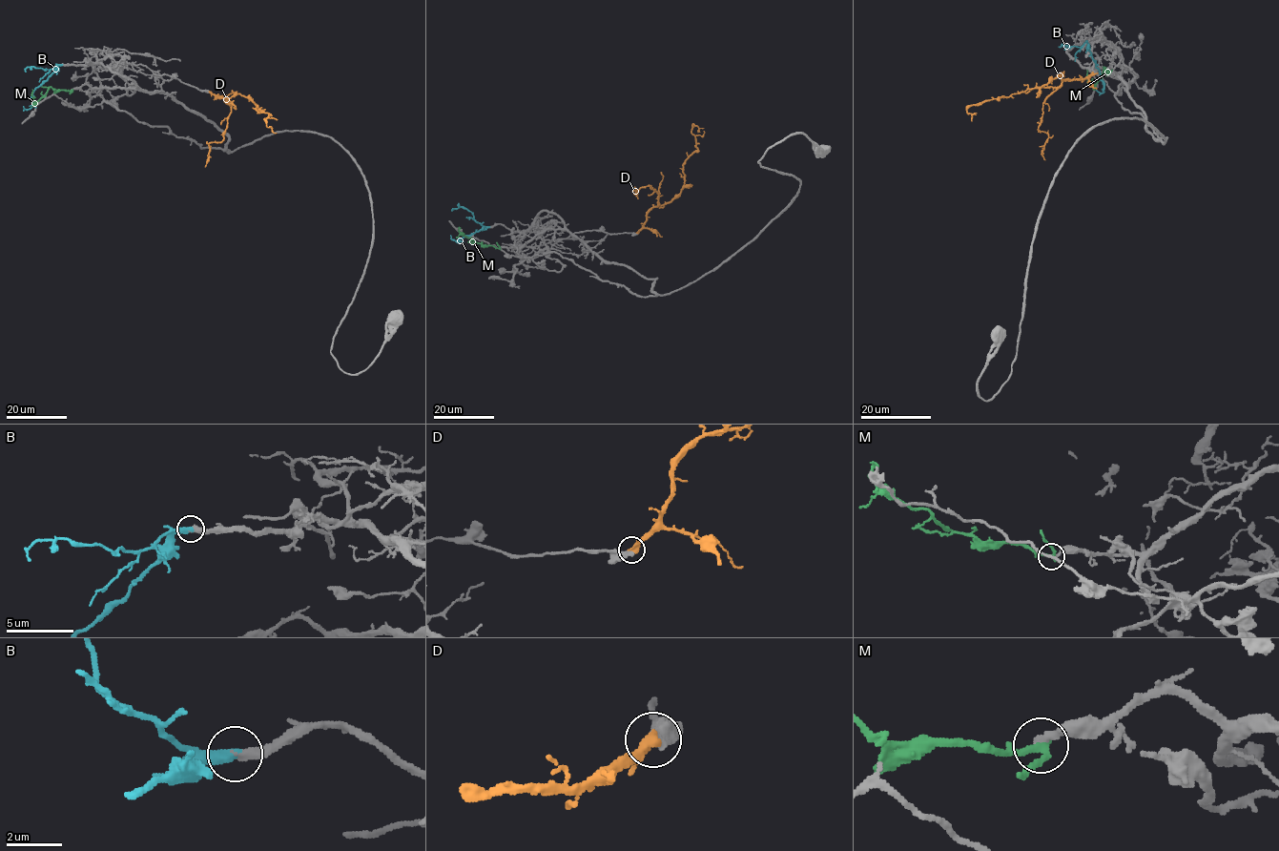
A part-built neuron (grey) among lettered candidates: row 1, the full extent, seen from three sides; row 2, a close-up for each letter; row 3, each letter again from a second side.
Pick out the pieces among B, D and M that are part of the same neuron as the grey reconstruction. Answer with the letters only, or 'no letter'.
B

